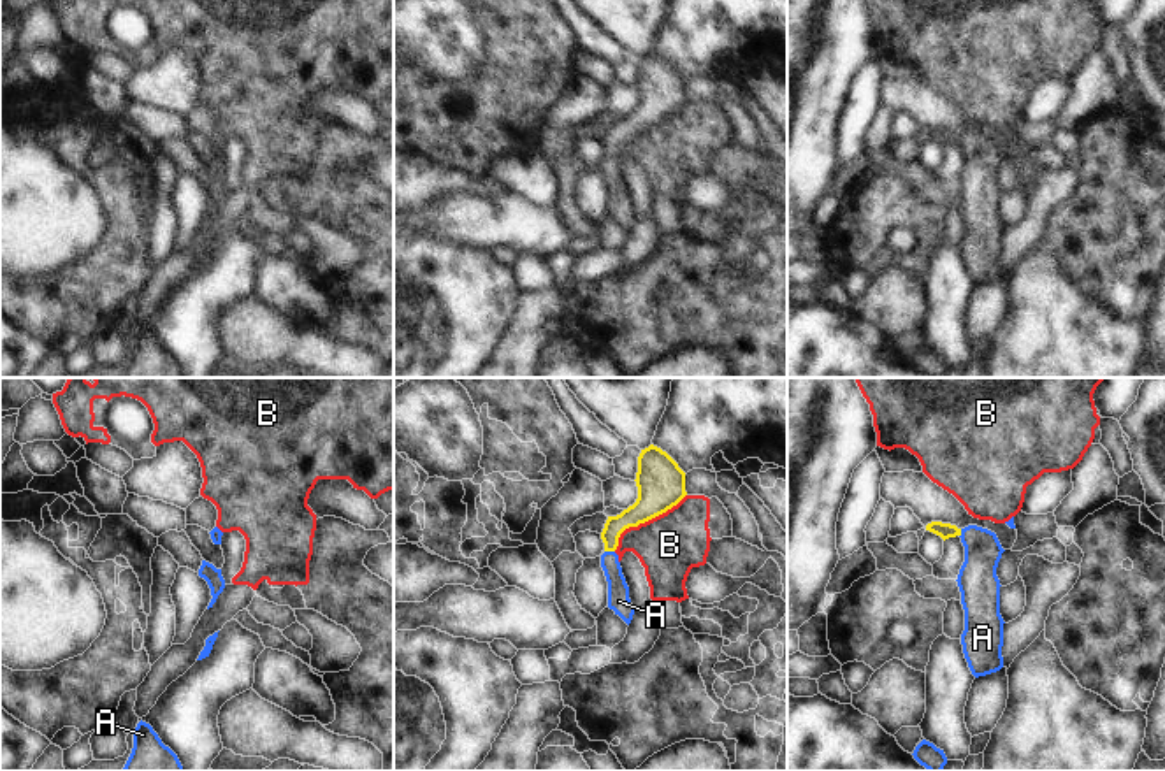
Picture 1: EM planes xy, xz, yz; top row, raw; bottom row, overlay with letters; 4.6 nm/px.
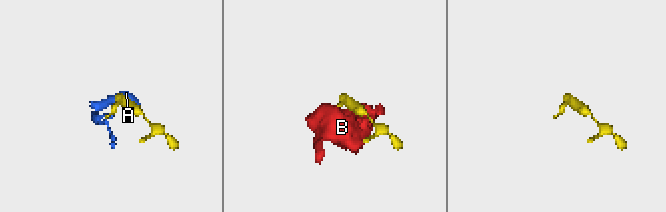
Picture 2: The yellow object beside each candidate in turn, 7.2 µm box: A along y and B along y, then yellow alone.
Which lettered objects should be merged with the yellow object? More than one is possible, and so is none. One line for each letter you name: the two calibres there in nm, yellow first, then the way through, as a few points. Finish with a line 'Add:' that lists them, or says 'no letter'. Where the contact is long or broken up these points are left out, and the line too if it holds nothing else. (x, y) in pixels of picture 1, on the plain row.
A: Thickness 120 nm (yellow) against 100 nm. Path across: xz (645, 115), (610, 141), (610, 157), (610, 172), (619, 208)
Add: A

